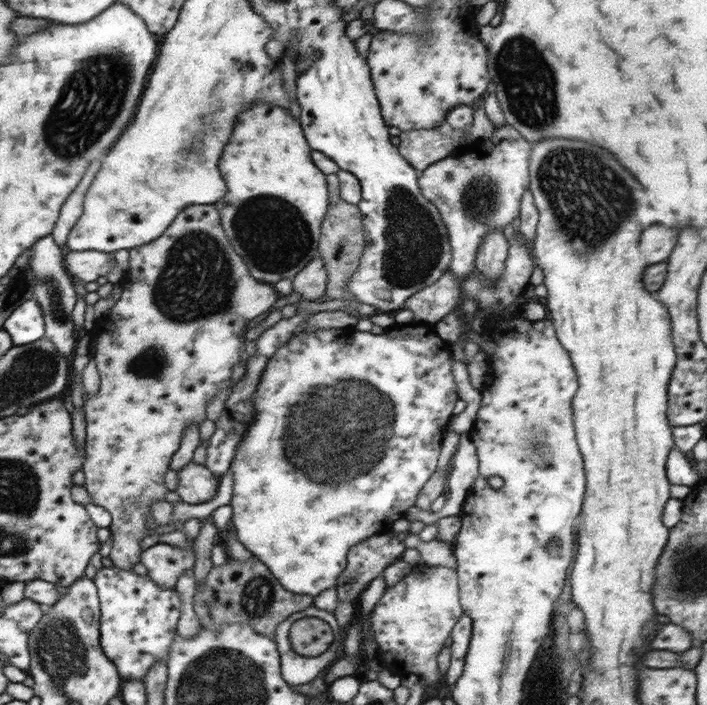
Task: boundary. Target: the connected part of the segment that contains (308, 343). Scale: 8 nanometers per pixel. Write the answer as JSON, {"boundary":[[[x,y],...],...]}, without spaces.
{"boundary":[[[420,323],[403,327],[397,326],[394,329],[386,330],[382,336],[350,327],[330,328],[330,330],[318,328],[316,332],[306,332],[304,328],[298,328],[292,340],[288,340],[282,348],[278,348],[276,354],[268,360],[268,364],[262,372],[262,378],[258,382],[258,391],[254,396],[256,416],[250,422],[252,425],[248,426],[247,432],[244,432],[244,440],[238,444],[234,458],[230,462],[229,469],[234,475],[234,482],[232,482],[234,494],[230,500],[233,512],[231,521],[234,524],[238,540],[252,552],[254,559],[258,559],[272,572],[286,591],[315,598],[324,590],[334,588],[340,573],[346,568],[350,547],[374,533],[387,530],[395,520],[405,516],[405,512],[410,506],[416,504],[416,499],[423,486],[428,483],[437,470],[443,436],[451,417],[454,416],[452,410],[454,410],[456,402],[461,400],[452,374],[451,356],[450,343],[438,336],[434,325]]]}

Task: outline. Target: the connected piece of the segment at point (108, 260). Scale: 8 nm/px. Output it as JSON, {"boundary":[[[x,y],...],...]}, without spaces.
{"boundary":[[[84,251],[69,252],[67,255],[67,270],[85,283],[94,282],[100,276],[108,276],[112,270],[112,260],[115,257],[108,252]]]}

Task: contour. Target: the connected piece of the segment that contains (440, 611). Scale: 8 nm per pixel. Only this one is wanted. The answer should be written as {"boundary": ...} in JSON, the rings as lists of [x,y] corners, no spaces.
{"boundary":[[[430,566],[418,567],[413,572],[410,572],[410,574],[407,574],[404,578],[402,578],[402,580],[396,582],[394,586],[390,586],[390,588],[386,587],[384,596],[382,596],[381,600],[376,604],[376,607],[372,610],[371,615],[372,631],[374,631],[374,640],[377,642],[377,650],[382,650],[382,652],[386,654],[386,661],[383,664],[385,665],[388,662],[396,662],[396,664],[402,664],[402,668],[404,668],[404,666],[408,664],[408,674],[416,674],[416,676],[420,676],[420,680],[424,680],[426,684],[431,686],[435,685],[442,678],[442,675],[440,675],[441,673],[439,672],[439,665],[437,660],[439,653],[444,648],[446,640],[450,638],[454,626],[458,623],[458,620],[463,616],[463,609],[459,600],[457,569]]]}

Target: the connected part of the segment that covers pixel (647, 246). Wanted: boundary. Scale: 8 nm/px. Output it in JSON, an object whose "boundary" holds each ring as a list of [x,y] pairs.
{"boundary":[[[650,226],[642,232],[640,238],[640,252],[644,256],[644,260],[648,265],[664,263],[671,256],[672,248],[677,243],[680,228],[678,230],[668,230],[664,232],[664,228],[660,226]]]}

